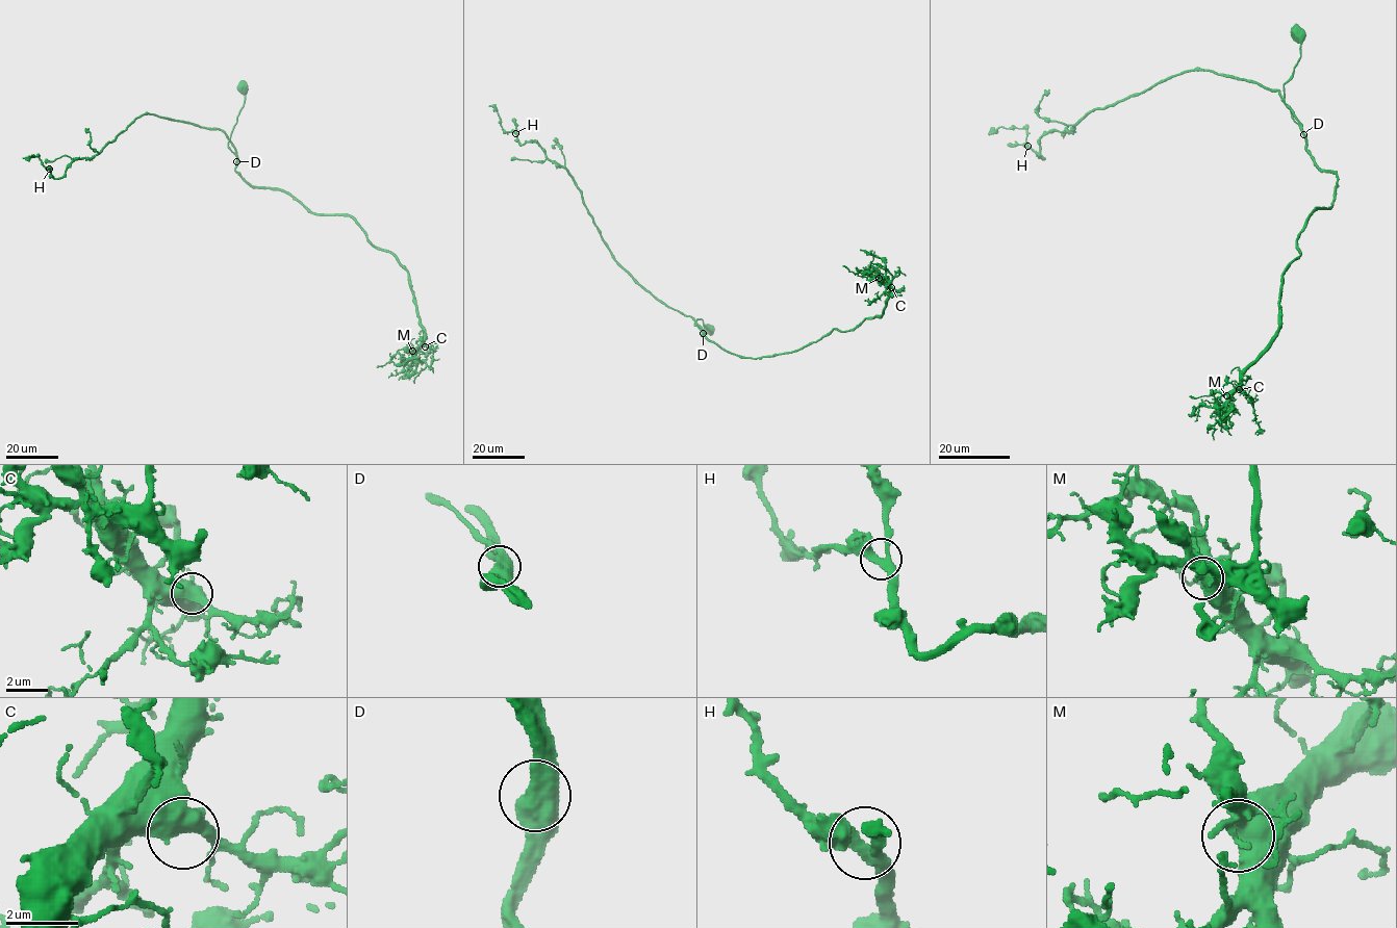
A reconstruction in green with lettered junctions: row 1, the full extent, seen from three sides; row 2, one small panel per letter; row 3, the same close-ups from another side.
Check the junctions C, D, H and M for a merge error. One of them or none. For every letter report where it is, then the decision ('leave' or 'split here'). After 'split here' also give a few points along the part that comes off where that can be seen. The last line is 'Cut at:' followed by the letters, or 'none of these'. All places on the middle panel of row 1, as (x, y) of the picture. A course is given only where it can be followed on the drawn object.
C: place (891, 287); leave
D: place (703, 333); leave
H: place (515, 133); leave
M: place (879, 278); leave
Cut at: none of these

